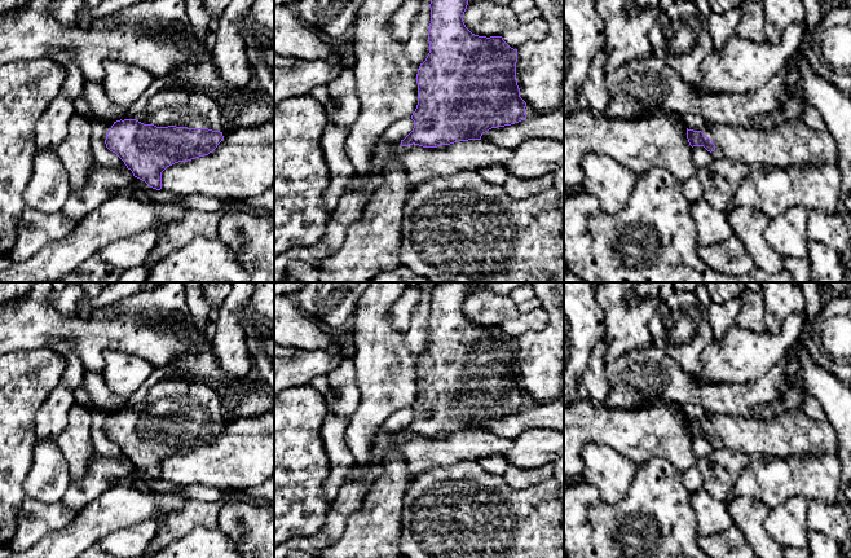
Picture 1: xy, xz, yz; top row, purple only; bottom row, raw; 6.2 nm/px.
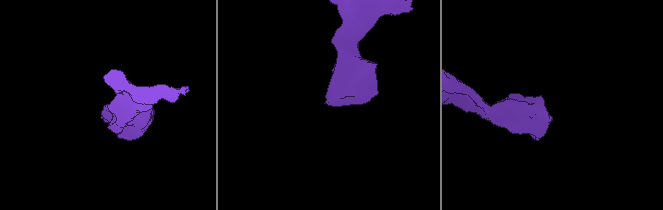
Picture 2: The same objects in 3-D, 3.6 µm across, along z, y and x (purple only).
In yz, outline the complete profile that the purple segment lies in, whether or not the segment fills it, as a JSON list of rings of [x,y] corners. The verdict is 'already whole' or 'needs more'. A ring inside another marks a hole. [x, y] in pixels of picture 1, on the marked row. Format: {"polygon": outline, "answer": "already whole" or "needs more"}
{"polygon": [[[788,120],[768,131],[711,124],[701,131],[687,128],[689,145],[704,146],[713,159],[735,159],[764,167],[837,164],[838,149],[828,131],[815,131],[803,120]]], "answer": "needs more"}

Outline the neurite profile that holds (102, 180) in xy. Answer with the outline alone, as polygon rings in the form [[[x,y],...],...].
[[[97,164],[89,173],[88,181],[81,189],[71,190],[61,212],[79,223],[100,205],[111,198],[111,192],[119,188],[129,188],[133,173],[128,168],[116,170]]]

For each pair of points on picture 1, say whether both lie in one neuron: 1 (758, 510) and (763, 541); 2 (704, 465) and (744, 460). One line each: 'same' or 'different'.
1: same
2: same

